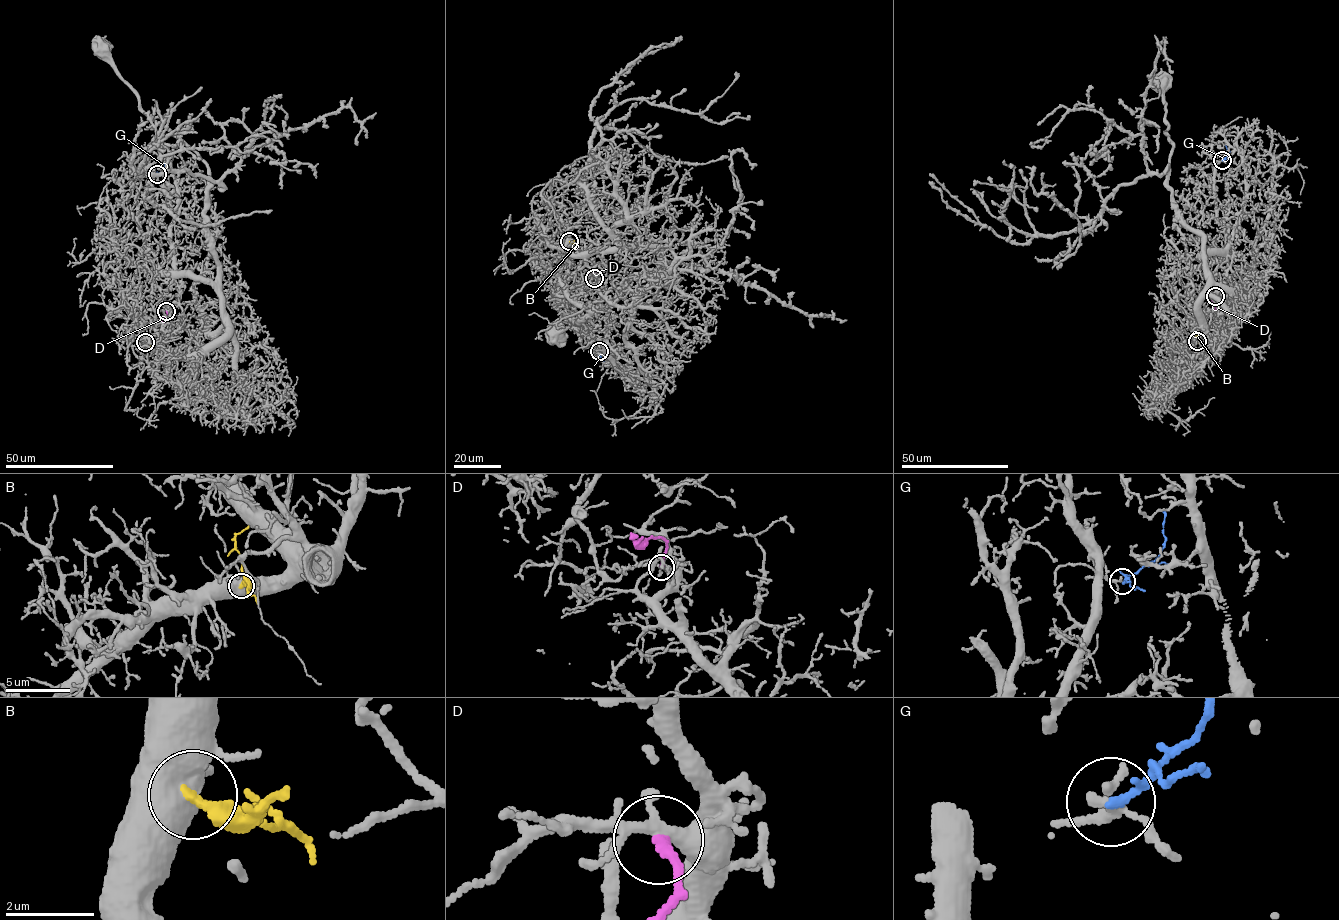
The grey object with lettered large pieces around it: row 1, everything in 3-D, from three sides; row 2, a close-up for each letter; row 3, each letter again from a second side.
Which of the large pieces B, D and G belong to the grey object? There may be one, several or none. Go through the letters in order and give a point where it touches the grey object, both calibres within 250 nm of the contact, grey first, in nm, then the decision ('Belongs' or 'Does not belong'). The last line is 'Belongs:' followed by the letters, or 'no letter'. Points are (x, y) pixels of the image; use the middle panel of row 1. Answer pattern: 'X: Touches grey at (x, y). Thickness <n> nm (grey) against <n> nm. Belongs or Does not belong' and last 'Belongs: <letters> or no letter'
B: Touches grey at (569, 241). Thickness 750 nm (grey) against 380 nm. Does not belong
D: Touches grey at (594, 278). Thickness 280 nm (grey) against 240 nm. Does not belong
G: Touches grey at (599, 351). Thickness 180 nm (grey) against 170 nm. Does not belong
Belongs: no letter

